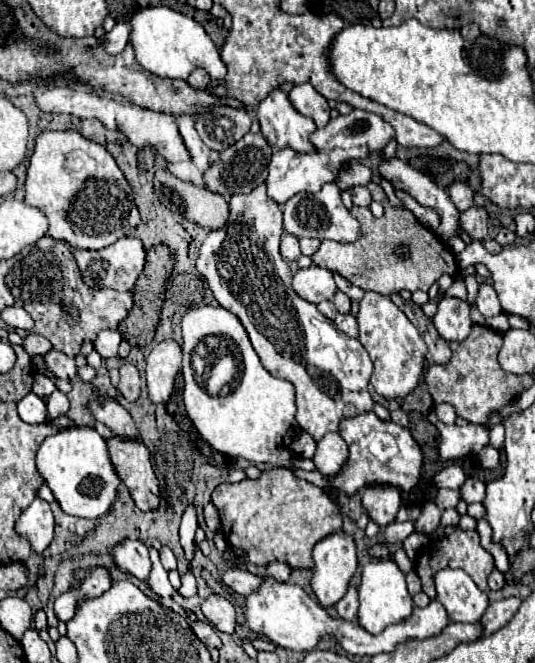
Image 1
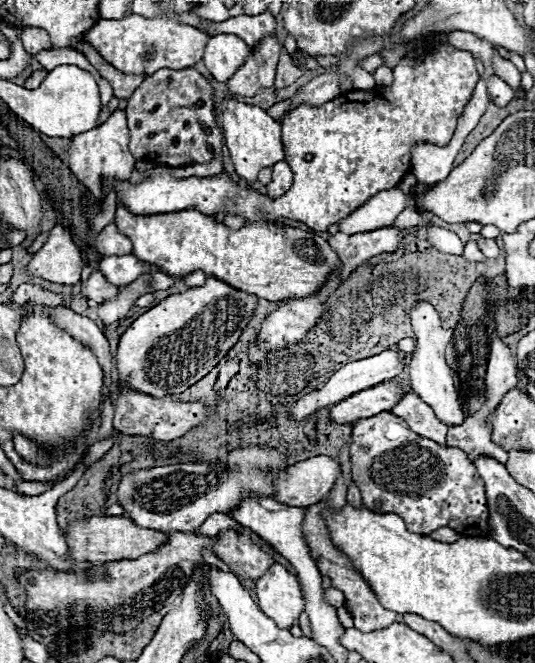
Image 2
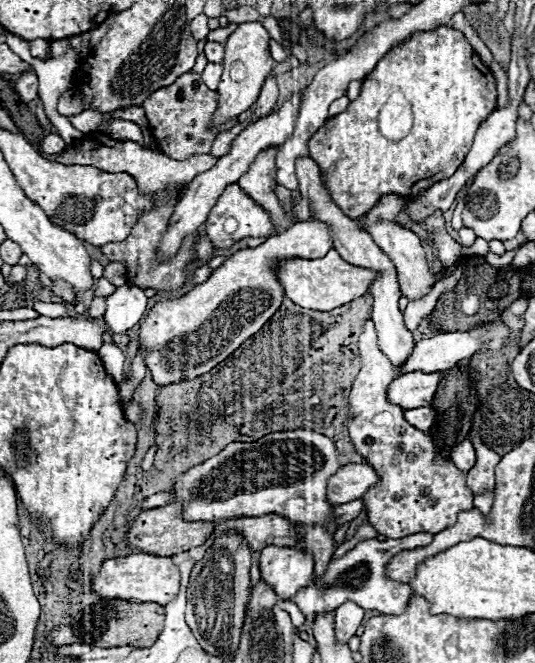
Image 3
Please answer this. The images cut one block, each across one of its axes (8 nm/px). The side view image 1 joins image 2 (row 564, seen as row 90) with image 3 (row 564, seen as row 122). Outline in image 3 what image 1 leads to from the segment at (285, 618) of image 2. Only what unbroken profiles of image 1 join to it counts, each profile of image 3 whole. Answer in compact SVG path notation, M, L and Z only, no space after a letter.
M266 546L260 552L260 572L280 598L290 600L298 588L312 582L314 558L304 550Z

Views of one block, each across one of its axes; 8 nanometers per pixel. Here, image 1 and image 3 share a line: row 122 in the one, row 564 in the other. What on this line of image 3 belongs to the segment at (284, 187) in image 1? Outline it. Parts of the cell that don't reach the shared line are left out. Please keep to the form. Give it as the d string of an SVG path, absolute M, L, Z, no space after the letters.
M412 534L406 538L398 540L364 540L352 550L348 550L340 558L332 558L326 572L318 576L310 586L300 588L294 596L292 602L300 608L304 618L310 622L314 620L316 614L336 610L344 602L354 602L362 606L364 610L378 610L382 614L400 614L406 608L406 602L410 600L412 588L408 584L400 584L388 578L386 566L390 558L402 550L412 550L414 546L428 546L432 542L430 534Z

